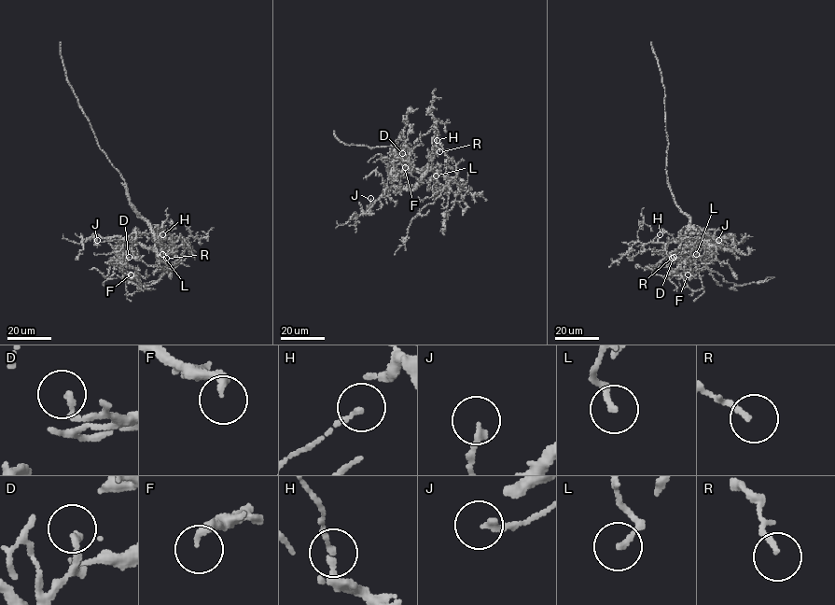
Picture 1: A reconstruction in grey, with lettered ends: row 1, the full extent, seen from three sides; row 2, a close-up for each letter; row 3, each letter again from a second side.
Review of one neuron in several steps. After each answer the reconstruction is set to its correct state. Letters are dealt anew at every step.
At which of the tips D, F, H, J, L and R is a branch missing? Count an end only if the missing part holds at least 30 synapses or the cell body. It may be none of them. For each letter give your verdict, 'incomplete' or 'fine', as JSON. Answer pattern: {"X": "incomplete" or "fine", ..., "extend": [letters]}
{"D": "fine", "F": "fine", "H": "fine", "J": "fine", "L": "fine", "R": "fine", "extend": []}

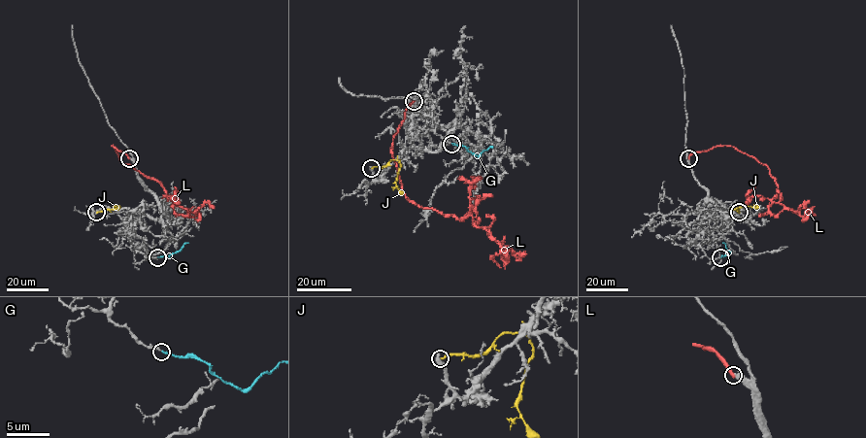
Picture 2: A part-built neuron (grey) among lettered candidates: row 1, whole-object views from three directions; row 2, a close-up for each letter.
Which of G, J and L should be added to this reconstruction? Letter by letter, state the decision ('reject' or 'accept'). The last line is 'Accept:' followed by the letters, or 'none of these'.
G: accept
J: reject
L: reject
Accept: G

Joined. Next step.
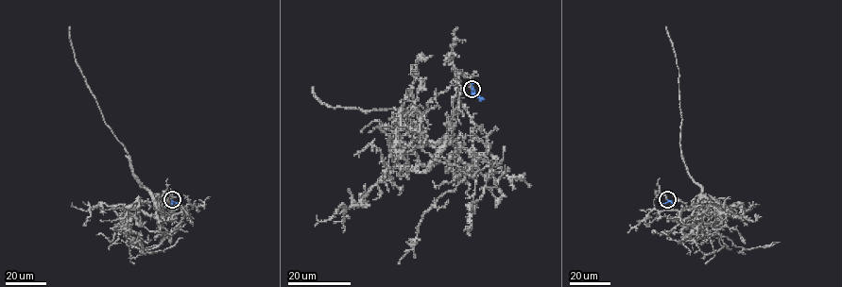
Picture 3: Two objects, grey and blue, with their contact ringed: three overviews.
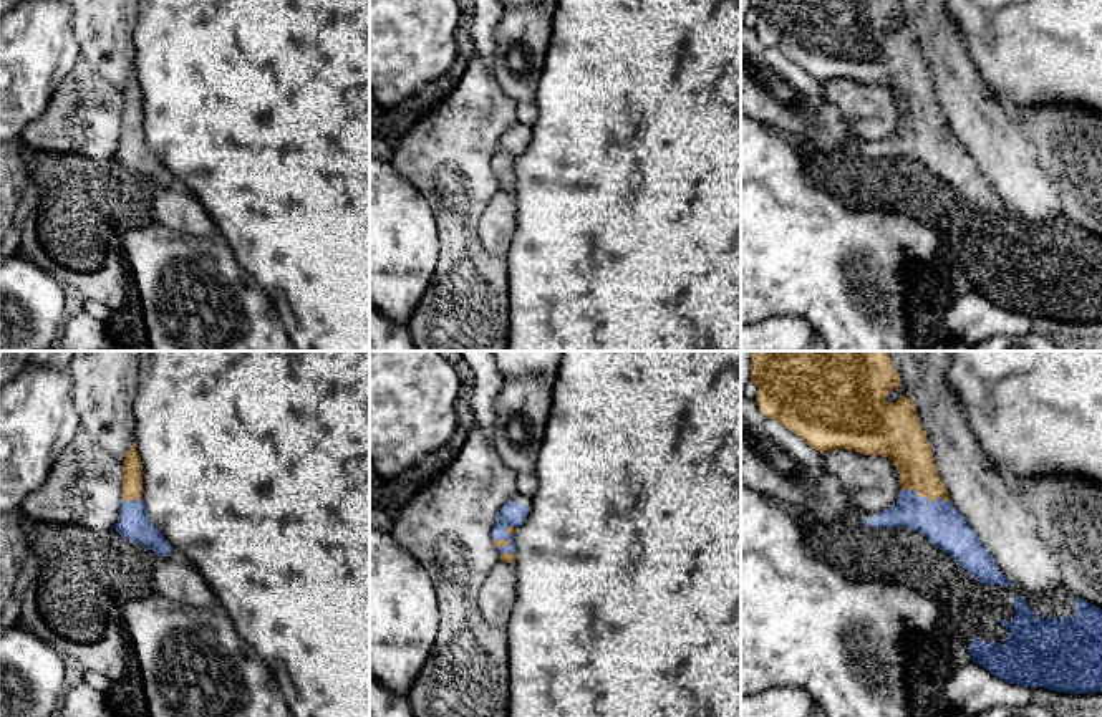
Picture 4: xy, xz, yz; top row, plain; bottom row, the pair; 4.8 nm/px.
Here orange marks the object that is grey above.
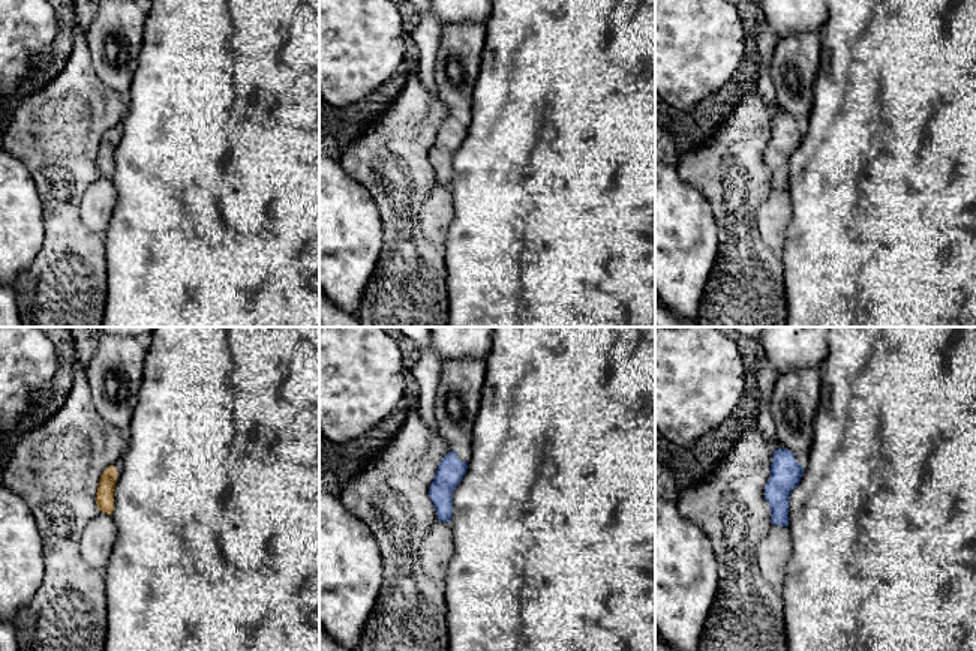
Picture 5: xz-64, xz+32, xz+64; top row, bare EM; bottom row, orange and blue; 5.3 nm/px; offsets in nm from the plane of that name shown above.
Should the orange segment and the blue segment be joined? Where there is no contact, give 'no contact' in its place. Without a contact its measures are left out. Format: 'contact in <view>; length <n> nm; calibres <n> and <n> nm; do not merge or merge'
contact in yz; length 240 nm; calibres 200 and 200 nm; merge

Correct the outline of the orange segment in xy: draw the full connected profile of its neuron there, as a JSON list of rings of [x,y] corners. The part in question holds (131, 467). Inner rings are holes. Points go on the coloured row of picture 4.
[[[136,442],[129,447],[123,462],[123,502],[114,530],[123,538],[147,546],[157,556],[167,556],[172,551],[146,513],[143,500],[143,462],[138,455]]]

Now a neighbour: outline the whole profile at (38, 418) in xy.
[[[28,364],[0,391],[0,512],[22,507],[81,431],[68,366]]]

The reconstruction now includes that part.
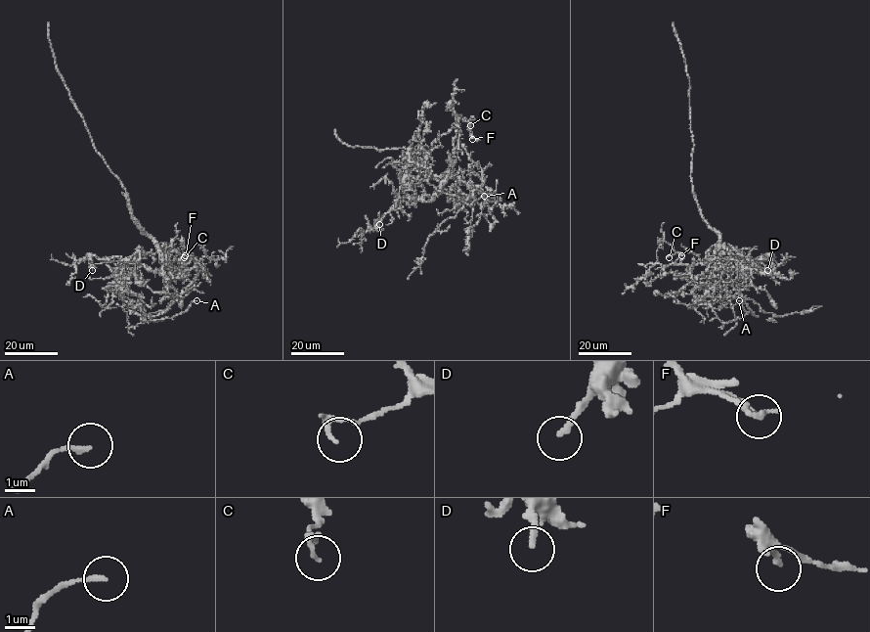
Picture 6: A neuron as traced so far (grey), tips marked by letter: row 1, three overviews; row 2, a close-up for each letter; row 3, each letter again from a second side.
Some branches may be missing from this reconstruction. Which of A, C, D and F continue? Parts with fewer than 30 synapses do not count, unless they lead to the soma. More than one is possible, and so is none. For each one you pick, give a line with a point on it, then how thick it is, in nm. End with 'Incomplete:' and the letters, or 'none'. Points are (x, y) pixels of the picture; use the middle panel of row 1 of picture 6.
D: (379, 224) | 190 nm
Incomplete: D

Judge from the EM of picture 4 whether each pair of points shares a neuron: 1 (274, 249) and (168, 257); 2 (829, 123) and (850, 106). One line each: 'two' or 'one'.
1: two
2: two

